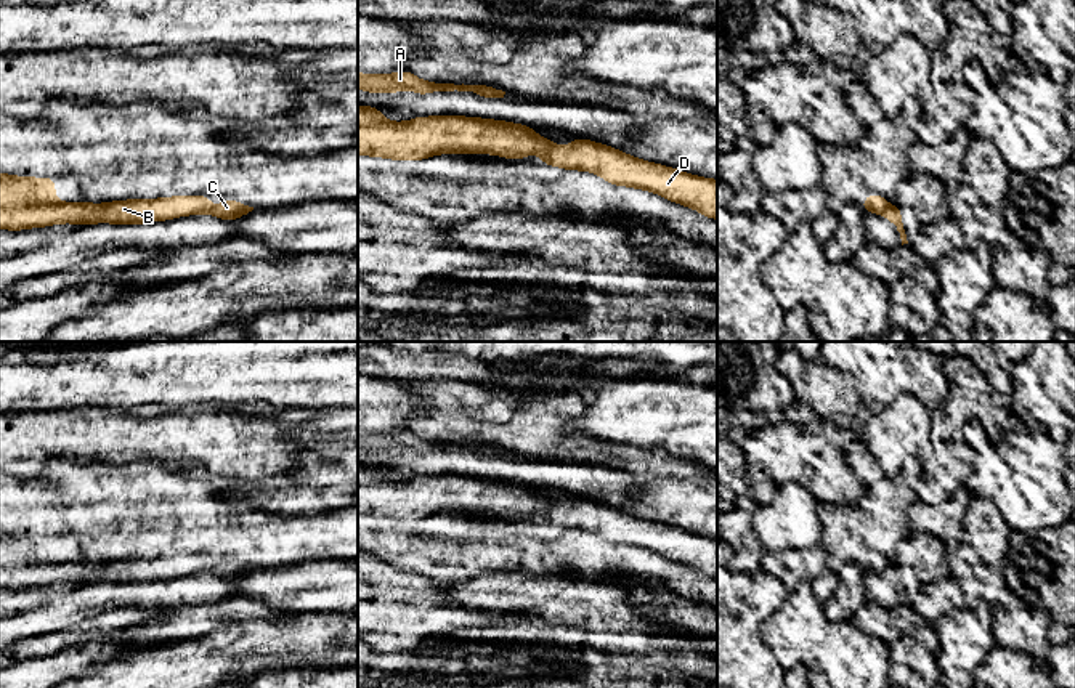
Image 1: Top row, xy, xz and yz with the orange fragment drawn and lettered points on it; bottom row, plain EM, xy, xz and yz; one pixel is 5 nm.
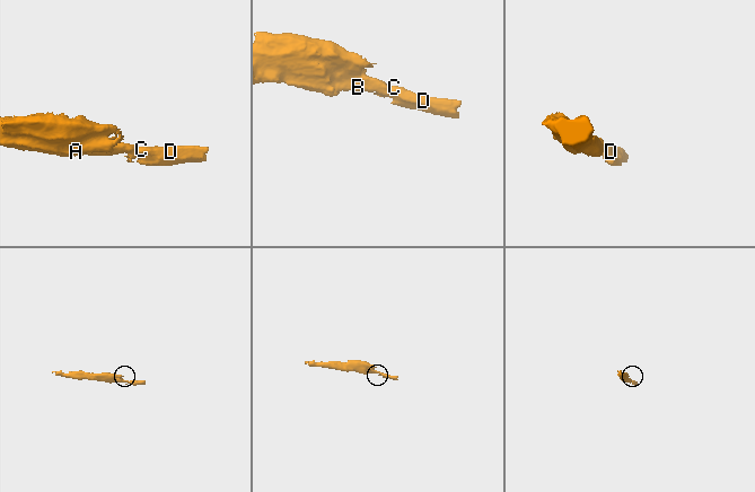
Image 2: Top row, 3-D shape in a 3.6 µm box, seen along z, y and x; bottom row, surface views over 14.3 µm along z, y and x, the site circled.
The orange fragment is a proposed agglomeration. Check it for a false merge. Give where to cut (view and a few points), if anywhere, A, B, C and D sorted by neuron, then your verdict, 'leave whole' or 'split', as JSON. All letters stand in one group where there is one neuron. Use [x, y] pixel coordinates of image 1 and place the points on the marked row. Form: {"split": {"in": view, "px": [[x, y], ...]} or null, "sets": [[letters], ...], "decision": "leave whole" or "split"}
{"split": {"in": "xy", "px": [[210, 207], [191, 214]]}, "sets": [["A", "B"], ["C", "D"]], "decision": "split"}

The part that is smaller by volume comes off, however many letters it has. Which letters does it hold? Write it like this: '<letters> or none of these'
C, D

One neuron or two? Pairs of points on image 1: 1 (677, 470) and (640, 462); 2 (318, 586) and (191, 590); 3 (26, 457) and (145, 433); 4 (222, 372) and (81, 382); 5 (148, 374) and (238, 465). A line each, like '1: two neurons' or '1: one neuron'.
1: one neuron
2: two neurons
3: one neuron
4: one neuron
5: two neurons

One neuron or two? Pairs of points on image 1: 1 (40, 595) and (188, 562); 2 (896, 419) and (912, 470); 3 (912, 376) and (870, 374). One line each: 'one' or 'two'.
1: two
2: one
3: one

